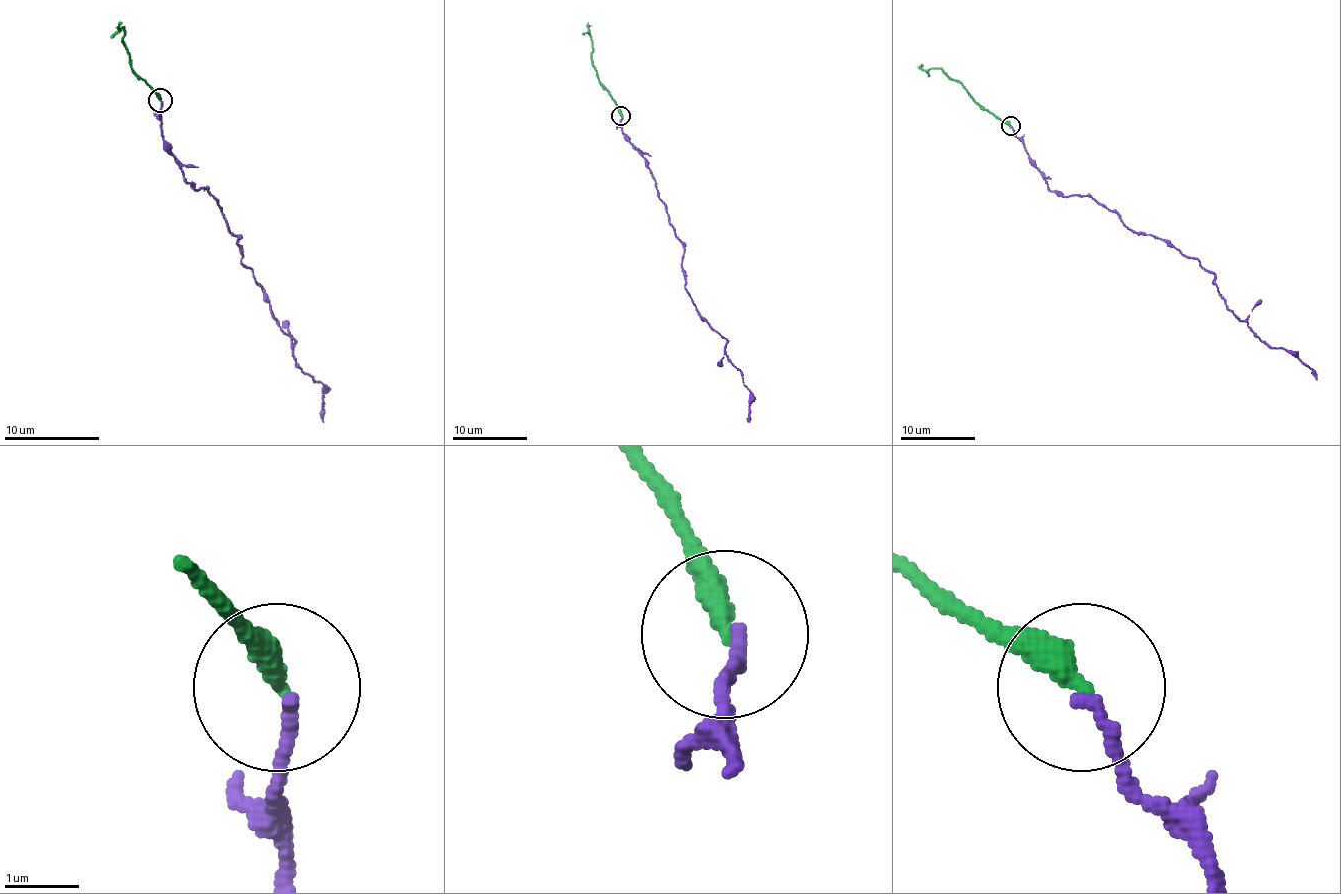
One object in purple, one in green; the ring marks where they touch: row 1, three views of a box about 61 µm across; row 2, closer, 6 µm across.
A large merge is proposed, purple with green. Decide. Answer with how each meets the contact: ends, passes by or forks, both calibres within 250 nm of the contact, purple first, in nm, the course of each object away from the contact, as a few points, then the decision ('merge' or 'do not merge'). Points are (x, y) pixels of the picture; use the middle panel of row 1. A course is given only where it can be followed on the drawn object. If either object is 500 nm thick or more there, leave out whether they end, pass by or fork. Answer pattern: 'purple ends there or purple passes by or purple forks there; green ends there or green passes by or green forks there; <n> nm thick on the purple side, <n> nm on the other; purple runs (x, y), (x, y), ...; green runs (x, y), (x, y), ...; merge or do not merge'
purple ends there; green ends there; 180 nm thick on the purple side, 360 nm on the other; purple runs (622, 115), (624, 136), (643, 156), (684, 248), (684, 288), (740, 372), (750, 397), (748, 421); green runs (620, 115), (618, 106), (601, 85), (592, 64), (588, 21); merge

